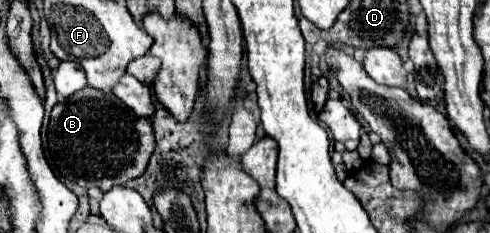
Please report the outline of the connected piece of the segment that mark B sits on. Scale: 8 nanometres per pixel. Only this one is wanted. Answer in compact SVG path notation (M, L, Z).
M91 86L53 108L47 138L51 160L63 178L77 186L97 186L105 192L141 176L155 150L149 118L135 116L115 94Z

